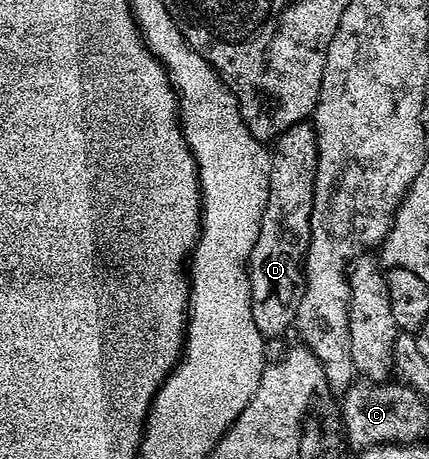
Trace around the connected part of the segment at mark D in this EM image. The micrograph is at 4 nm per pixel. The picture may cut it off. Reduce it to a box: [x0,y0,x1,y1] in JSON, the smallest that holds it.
[248,123,318,339]

